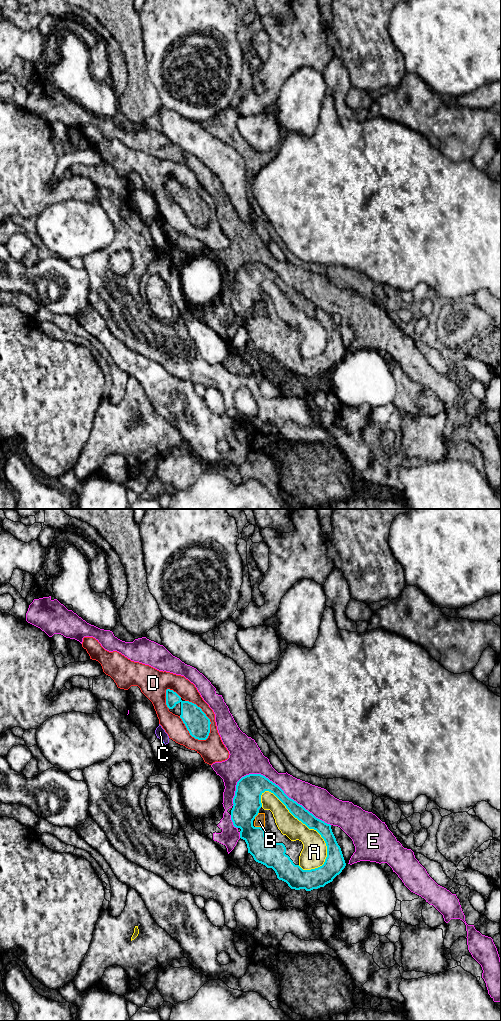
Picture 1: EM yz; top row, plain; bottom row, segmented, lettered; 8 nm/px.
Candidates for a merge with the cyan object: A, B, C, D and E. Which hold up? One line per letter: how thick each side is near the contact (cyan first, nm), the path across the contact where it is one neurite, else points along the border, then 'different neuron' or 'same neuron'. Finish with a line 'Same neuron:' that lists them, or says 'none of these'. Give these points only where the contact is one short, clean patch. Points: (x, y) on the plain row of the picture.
A: 110/200 nm | different neuron
B: 220/80 nm | different neuron
C: 20/80 nm | different neuron
D: 190/170 nm | different neuron
E: 190/200 nm | different neuron
Same neuron: none of these

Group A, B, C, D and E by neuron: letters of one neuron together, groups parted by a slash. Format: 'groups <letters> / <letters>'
groups A / B C E / D

